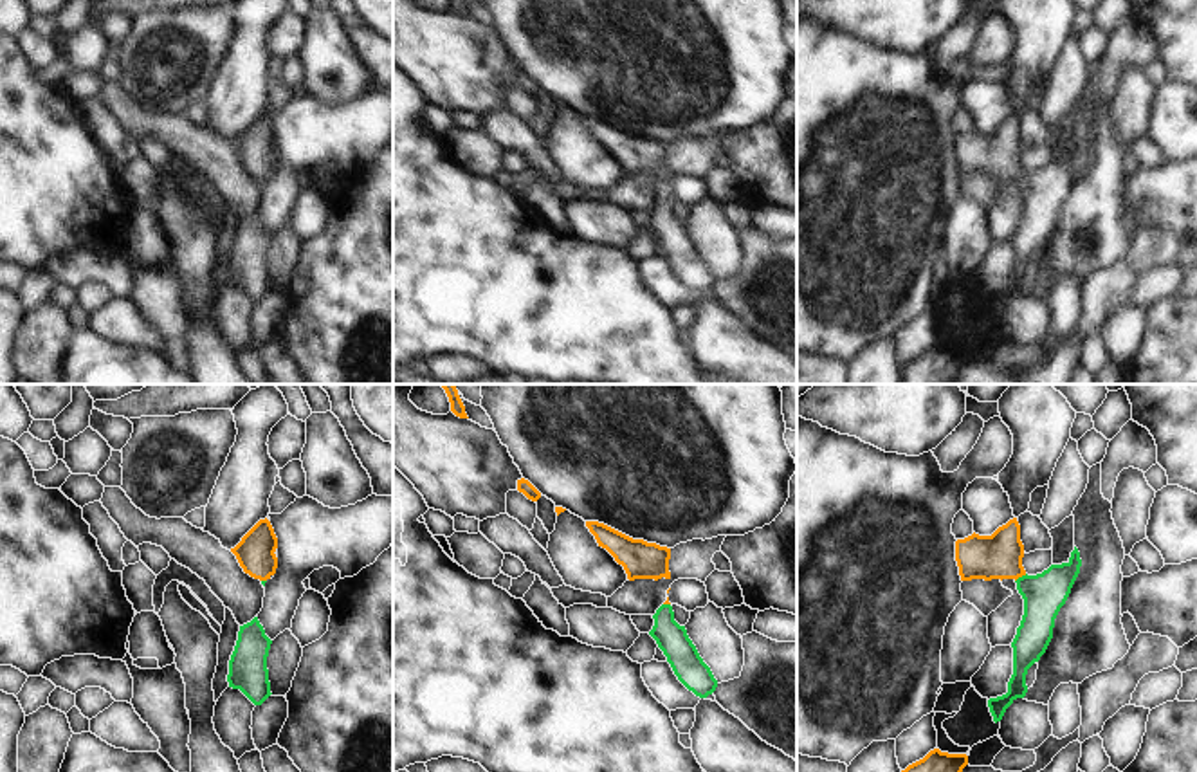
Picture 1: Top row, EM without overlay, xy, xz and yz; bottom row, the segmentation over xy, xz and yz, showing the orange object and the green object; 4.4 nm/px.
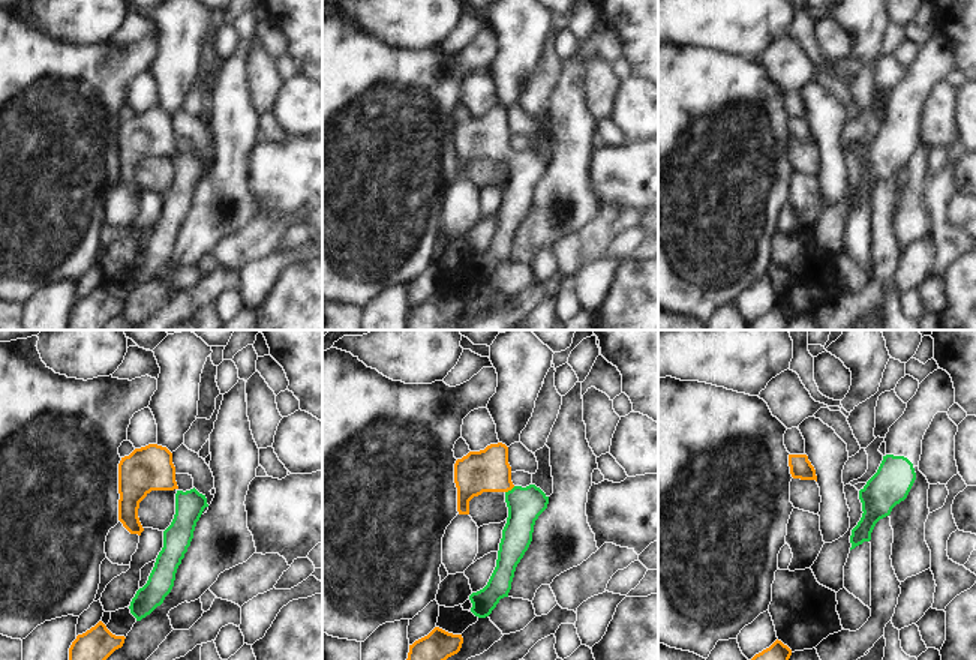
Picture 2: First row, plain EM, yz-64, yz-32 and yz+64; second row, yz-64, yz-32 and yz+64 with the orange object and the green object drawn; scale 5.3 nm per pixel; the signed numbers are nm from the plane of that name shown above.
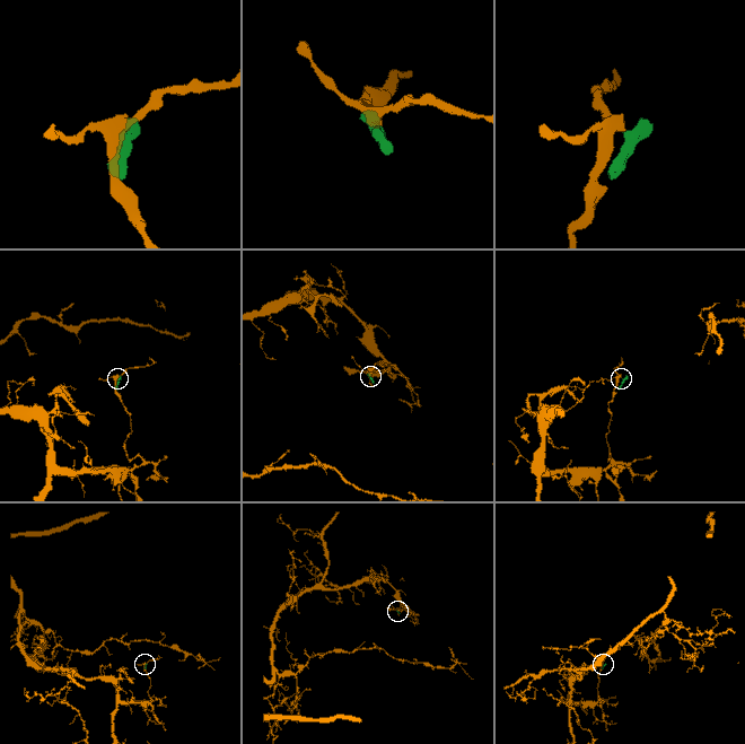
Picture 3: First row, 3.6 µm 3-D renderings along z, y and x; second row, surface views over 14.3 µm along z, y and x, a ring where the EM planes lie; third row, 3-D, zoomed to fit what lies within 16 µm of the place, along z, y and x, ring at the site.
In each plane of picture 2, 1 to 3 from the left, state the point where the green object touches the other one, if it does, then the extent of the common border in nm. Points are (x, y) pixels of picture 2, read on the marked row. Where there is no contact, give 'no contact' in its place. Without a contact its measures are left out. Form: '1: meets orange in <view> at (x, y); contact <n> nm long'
1: no contact
2: meets orange in yz-32 at (510, 489); contact 70 nm long
3: no contact

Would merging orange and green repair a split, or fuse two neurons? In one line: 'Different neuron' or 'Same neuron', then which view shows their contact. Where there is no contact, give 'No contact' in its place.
Same neuron. Touches orange in yz

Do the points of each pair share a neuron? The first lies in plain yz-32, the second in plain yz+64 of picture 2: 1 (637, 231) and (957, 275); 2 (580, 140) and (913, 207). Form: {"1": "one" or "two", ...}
{"1": "two", "2": "one"}

